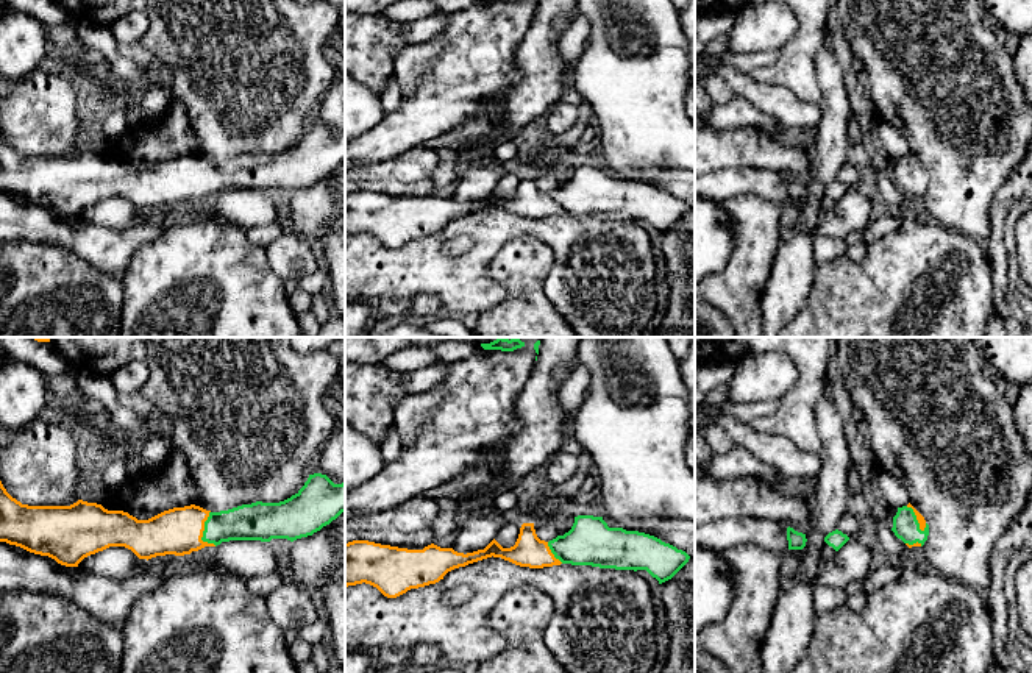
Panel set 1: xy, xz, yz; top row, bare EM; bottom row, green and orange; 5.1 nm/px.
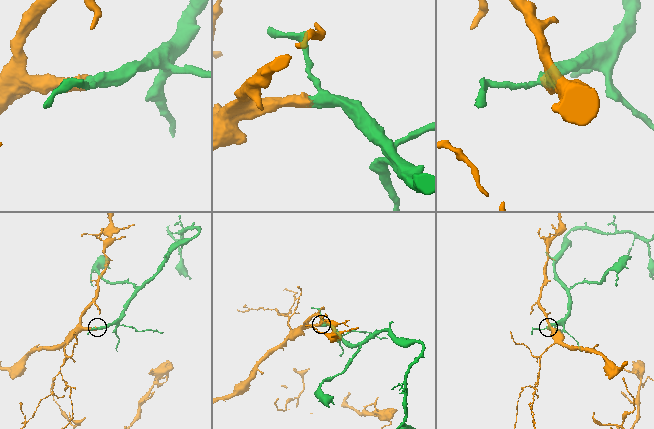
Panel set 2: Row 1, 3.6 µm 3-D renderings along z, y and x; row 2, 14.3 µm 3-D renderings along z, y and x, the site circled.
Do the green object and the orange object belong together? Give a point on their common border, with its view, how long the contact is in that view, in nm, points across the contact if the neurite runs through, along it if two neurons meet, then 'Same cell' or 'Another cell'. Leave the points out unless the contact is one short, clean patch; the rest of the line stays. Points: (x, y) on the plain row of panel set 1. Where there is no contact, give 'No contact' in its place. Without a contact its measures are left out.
Touches green at xy (203, 183). Shared border 190 nm. Path across: xy (249, 172), (203, 183), (178, 181). Same cell

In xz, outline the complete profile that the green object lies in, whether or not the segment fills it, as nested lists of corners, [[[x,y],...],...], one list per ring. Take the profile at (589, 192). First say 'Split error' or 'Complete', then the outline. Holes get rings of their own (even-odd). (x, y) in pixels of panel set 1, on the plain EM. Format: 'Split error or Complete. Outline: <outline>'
Split error. Outline: [[[578,166],[568,183],[545,192],[536,184],[534,173],[523,173],[514,197],[503,198],[495,189],[484,198],[473,203],[457,203],[453,198],[440,198],[434,194],[423,200],[407,200],[381,195],[368,191],[345,194],[345,237],[370,234],[384,247],[397,248],[411,239],[436,234],[459,217],[487,209],[501,208],[520,217],[543,219],[560,214],[592,215],[615,220],[646,220],[659,234],[671,230],[690,209],[690,206],[660,189],[623,178],[609,178],[603,167]]]

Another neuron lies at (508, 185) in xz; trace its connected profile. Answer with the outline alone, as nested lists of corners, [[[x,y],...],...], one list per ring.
[[[511,169],[500,181],[498,184],[493,187],[503,198],[511,198],[515,195],[518,184],[520,184],[520,178],[521,178],[523,172]]]

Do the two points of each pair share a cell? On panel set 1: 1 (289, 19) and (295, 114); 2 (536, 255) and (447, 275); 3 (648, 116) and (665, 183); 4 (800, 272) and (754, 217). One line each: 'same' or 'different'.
1: same
2: different
3: different
4: different

